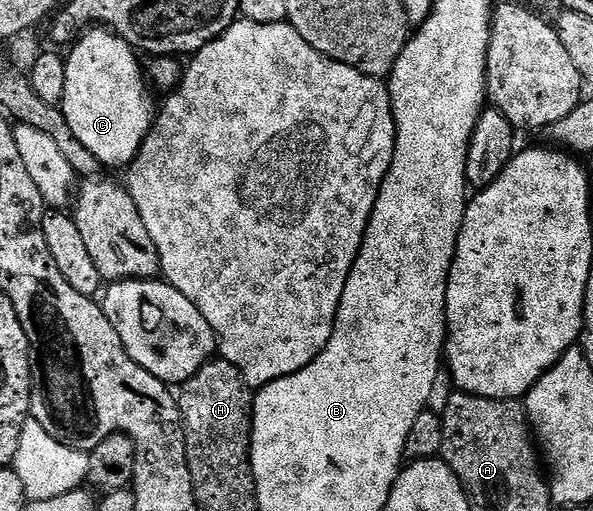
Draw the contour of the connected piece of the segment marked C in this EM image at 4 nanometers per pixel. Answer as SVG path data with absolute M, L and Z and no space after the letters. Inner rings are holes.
M100 26L86 32L68 49L67 90L59 107L71 134L95 154L98 165L128 169L153 127L155 104L153 108L150 85L137 59L138 53L122 36Z

